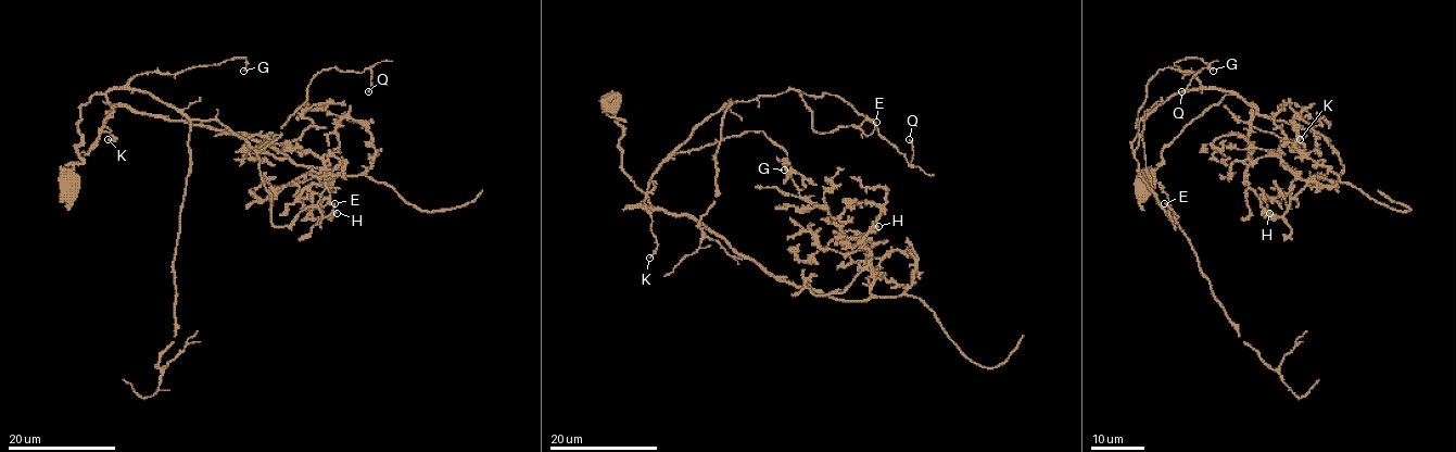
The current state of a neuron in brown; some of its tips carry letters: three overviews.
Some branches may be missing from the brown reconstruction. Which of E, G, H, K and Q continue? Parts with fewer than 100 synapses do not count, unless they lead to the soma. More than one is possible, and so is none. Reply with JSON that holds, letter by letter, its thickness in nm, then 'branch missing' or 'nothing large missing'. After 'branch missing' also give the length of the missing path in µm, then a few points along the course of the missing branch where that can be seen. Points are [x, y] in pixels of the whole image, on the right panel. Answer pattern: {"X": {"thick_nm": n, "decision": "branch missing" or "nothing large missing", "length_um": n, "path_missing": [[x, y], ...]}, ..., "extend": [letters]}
{"E": {"thick_nm": 140, "decision": "nothing large missing"}, "G": {"thick_nm": 150, "decision": "nothing large missing"}, "H": {"thick_nm": 280, "decision": "nothing large missing"}, "K": {"thick_nm": 160, "decision": "nothing large missing"}, "Q": {"thick_nm": 150, "decision": "nothing large missing"}, "extend": []}

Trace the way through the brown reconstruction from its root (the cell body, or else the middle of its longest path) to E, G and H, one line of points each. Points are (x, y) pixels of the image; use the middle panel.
E: (605, 98), (623, 121), (622, 168), (644, 191), (732, 103), (797, 89), (817, 133), (869, 135), (876, 122)
G: (605, 98), (623, 121), (622, 168), (644, 191), (672, 155), (748, 132), (761, 132), (786, 152), (784, 170)
H: (605, 98), (623, 121), (622, 168), (646, 200), (775, 276), (866, 300), (862, 243), (878, 226)

